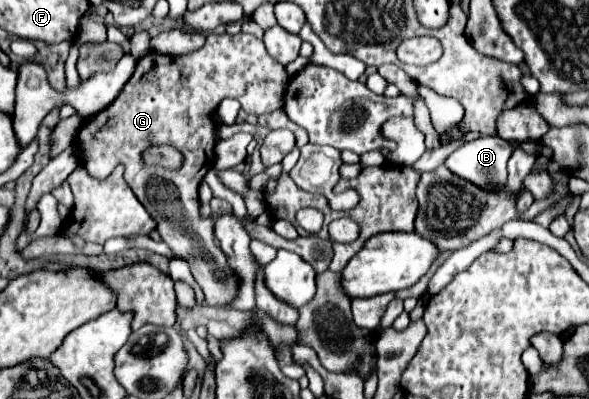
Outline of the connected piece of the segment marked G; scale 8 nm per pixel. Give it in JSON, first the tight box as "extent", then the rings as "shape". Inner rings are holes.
{"extent":[75,33,289,307],"shape":[[[237,33],[237,35],[210,34],[207,36],[201,51],[183,55],[183,57],[169,57],[161,53],[149,53],[145,55],[133,73],[133,77],[127,81],[119,97],[99,111],[93,119],[87,119],[83,127],[79,129],[75,137],[75,147],[77,147],[77,157],[79,163],[88,173],[97,179],[103,180],[121,163],[125,165],[125,181],[135,193],[135,197],[141,201],[141,205],[147,209],[147,213],[155,219],[157,231],[167,243],[167,247],[173,251],[177,259],[183,259],[195,281],[205,293],[205,301],[211,307],[227,307],[231,299],[235,299],[235,291],[239,291],[239,283],[235,283],[235,275],[231,275],[231,267],[227,267],[227,257],[223,251],[213,243],[213,219],[211,217],[201,217],[199,211],[199,183],[207,175],[209,169],[215,165],[215,123],[213,123],[213,111],[225,97],[238,99],[241,108],[249,115],[263,115],[263,113],[273,113],[283,107],[283,97],[275,97],[275,93],[283,93],[287,89],[289,75],[281,63],[277,63],[265,49],[261,39],[255,39],[253,35],[247,33]],[[159,141],[169,141],[175,145],[183,155],[185,163],[179,171],[167,171],[159,165],[145,167],[139,159],[139,153],[149,145],[149,143],[159,143]]]}

